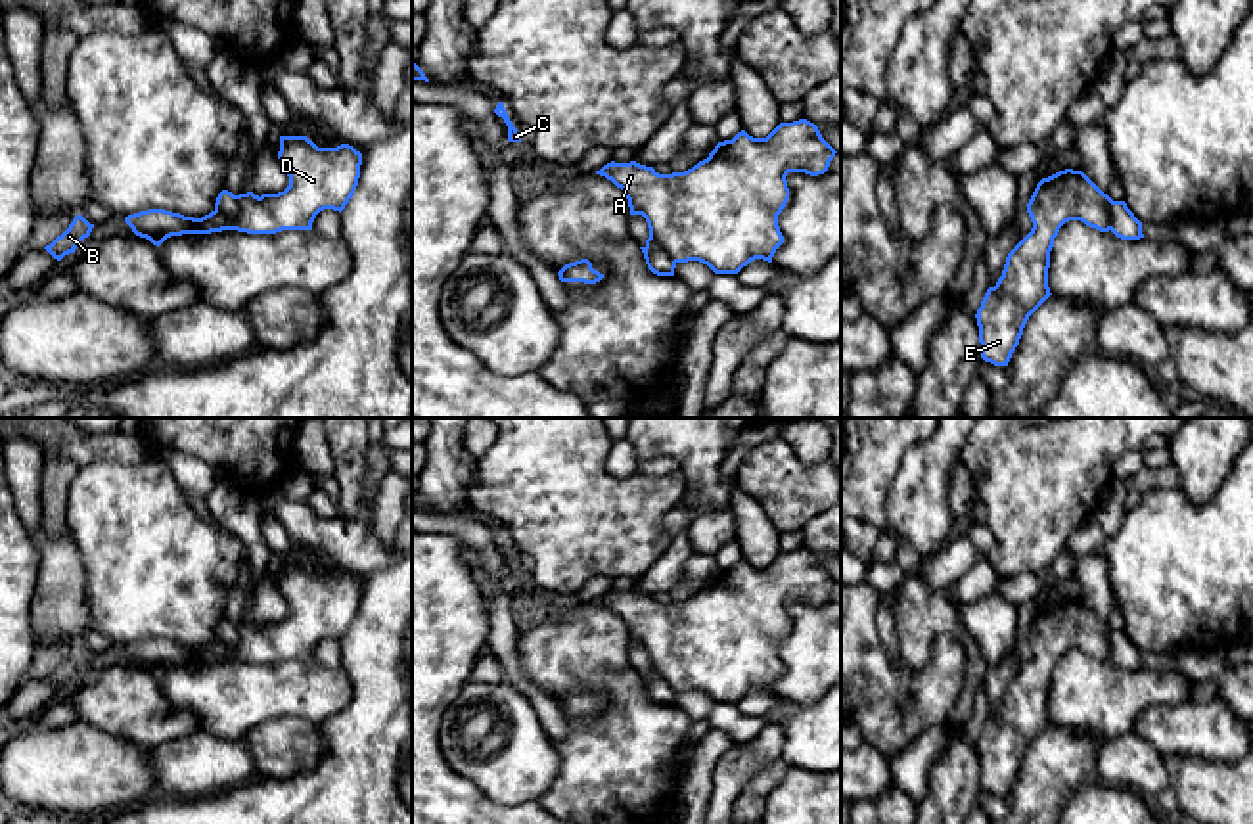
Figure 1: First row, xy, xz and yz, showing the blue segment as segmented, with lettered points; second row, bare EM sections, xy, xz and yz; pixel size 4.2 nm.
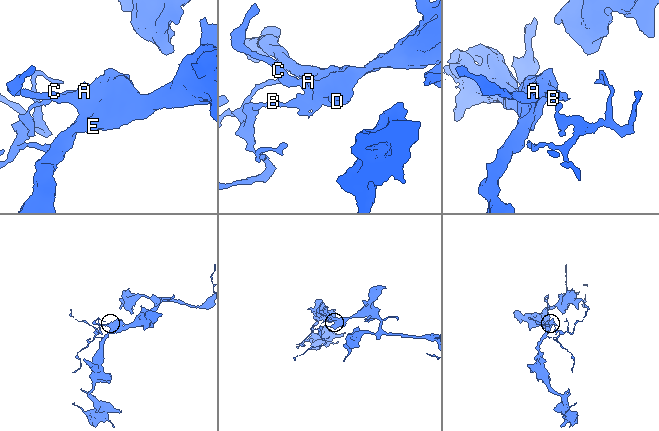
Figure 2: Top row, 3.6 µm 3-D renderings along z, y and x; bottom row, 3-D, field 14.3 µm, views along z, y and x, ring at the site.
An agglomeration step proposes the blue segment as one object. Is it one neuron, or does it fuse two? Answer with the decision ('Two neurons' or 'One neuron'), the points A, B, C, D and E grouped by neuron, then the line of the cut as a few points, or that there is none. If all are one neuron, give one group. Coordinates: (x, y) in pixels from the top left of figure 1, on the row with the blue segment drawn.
Two neurons. Groups: A C D E / B. Split along xy (238, 196), (238, 209), (232, 215), (223, 215), (215, 207)

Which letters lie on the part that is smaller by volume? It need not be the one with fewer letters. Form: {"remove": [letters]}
{"remove": ["B"]}

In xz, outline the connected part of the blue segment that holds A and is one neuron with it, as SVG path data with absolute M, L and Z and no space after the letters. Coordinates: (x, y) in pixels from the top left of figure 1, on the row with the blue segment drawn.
M799 119L780 123L766 138L741 130L732 140L718 142L707 159L684 172L659 174L636 161L611 161L596 174L625 192L630 215L646 218L653 245L674 263L699 261L715 274L738 274L755 259L772 263L784 243L778 215L789 199L786 176L824 174L835 153L814 123Z

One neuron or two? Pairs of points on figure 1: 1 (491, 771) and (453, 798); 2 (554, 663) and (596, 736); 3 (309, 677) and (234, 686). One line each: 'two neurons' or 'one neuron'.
1: two neurons
2: one neuron
3: one neuron

